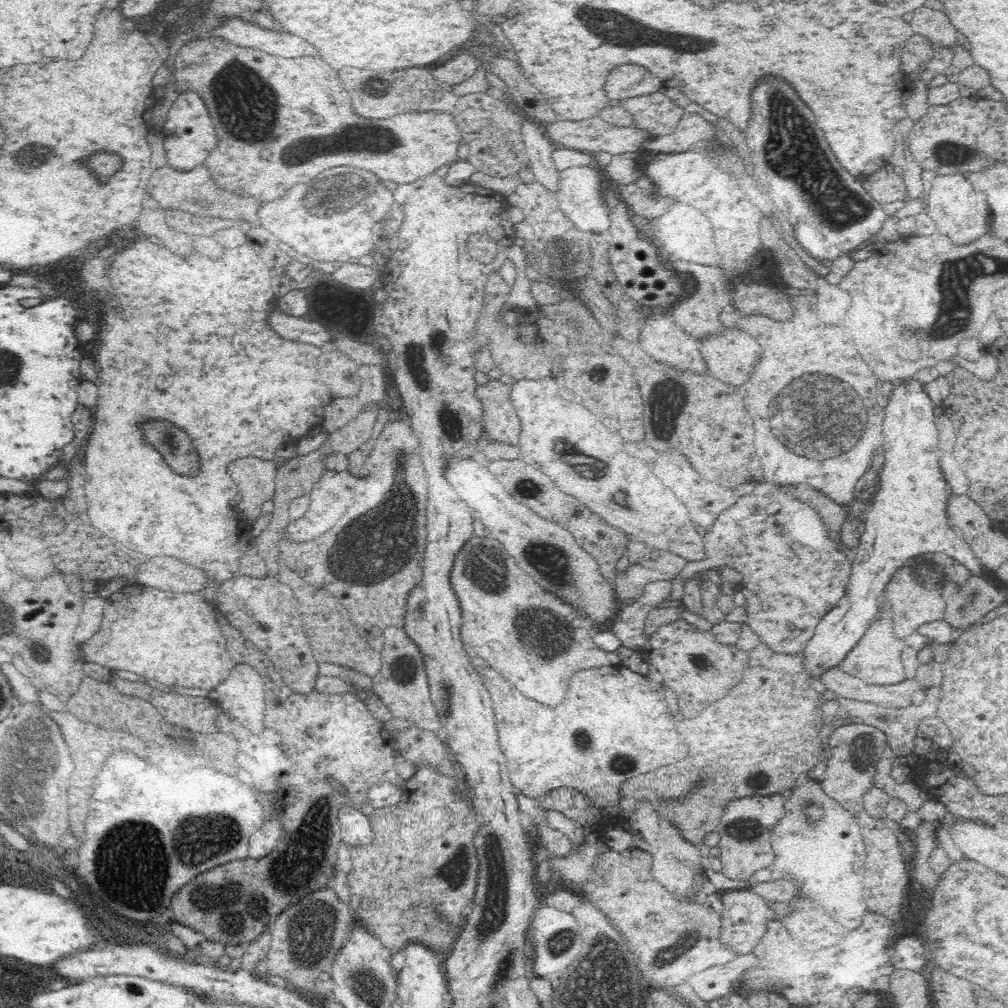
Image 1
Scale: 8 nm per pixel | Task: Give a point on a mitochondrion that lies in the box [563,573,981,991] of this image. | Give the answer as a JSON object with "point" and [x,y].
{"point":[657,964]}

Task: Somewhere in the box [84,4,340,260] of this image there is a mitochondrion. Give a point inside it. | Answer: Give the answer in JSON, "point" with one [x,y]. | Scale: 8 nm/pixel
{"point":[247,106]}

